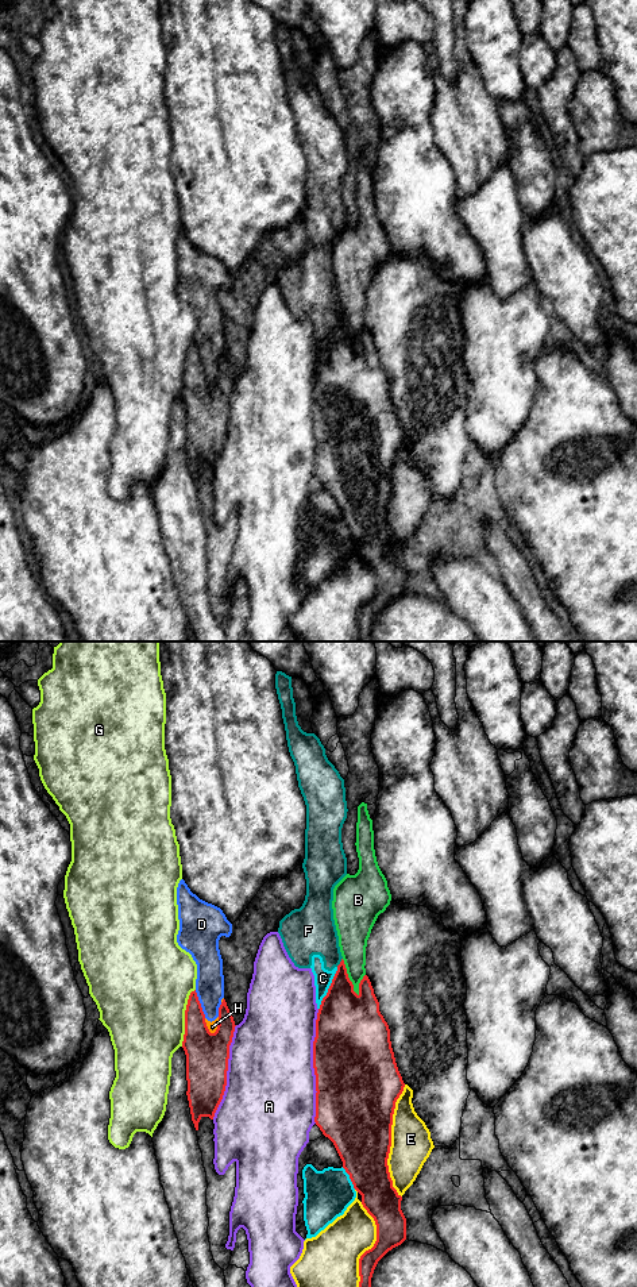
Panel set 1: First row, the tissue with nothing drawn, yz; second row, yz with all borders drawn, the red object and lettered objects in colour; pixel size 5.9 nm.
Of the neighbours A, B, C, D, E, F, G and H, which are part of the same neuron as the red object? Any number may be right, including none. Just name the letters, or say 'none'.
none

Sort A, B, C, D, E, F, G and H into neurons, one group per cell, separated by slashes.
A / B / C D F H / E / G

